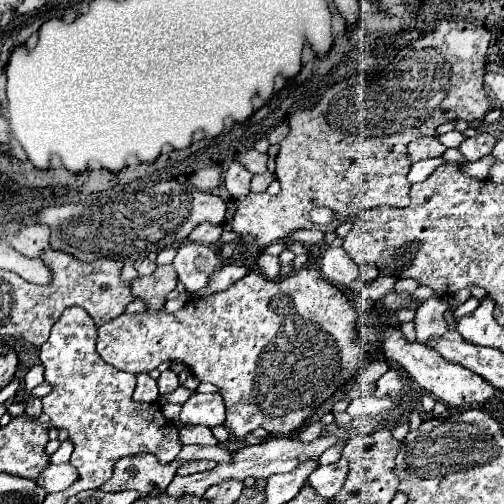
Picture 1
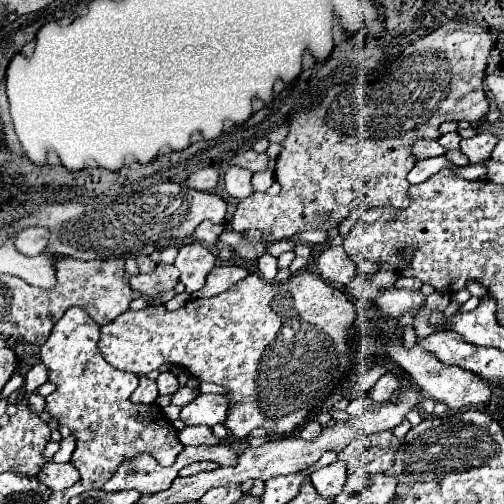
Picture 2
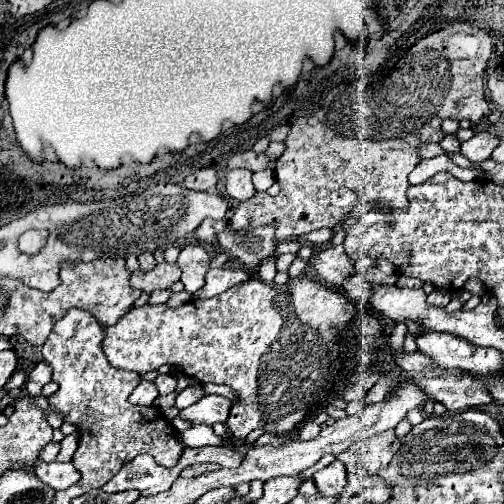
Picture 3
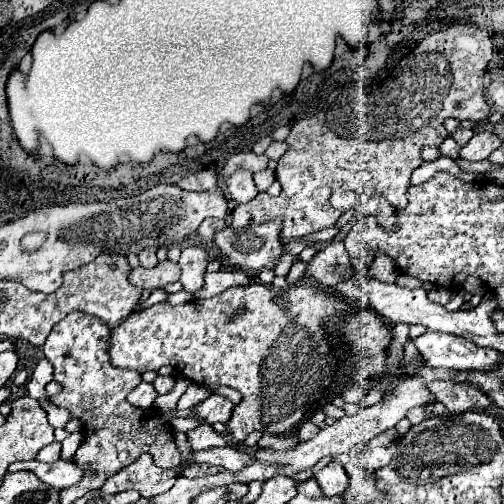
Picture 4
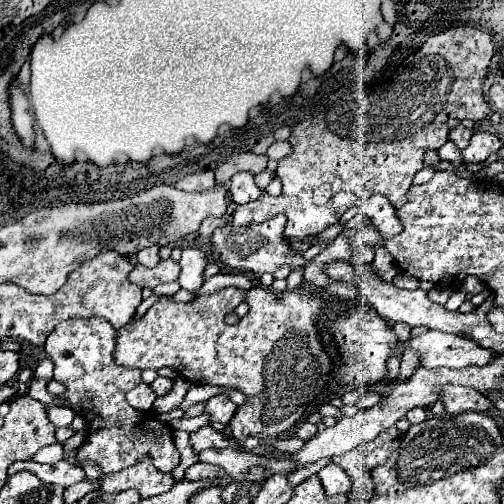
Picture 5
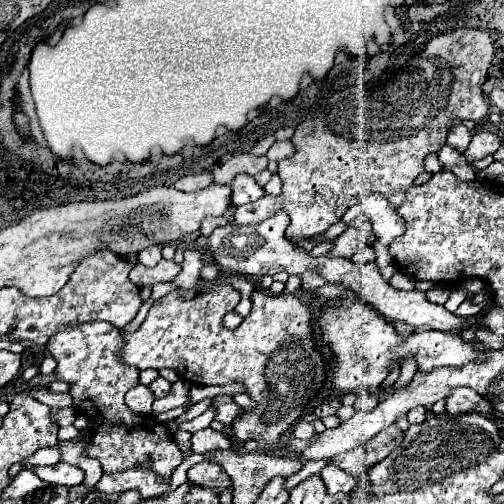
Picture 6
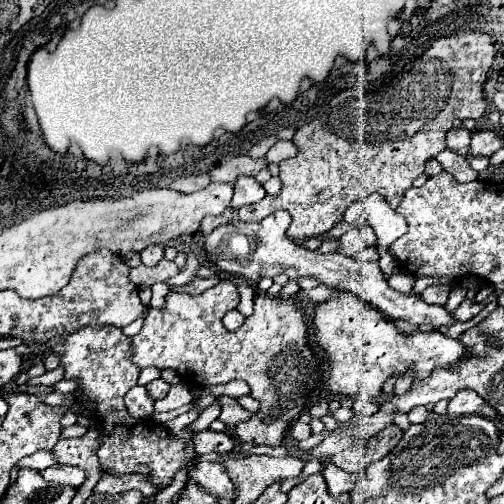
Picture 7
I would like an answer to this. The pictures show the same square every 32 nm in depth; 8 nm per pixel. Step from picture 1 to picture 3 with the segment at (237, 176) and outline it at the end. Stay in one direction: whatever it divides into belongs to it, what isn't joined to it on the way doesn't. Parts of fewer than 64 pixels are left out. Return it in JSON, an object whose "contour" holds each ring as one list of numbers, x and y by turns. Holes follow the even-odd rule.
{"contour":[[234,168,234,170,228,170,226,172,226,192,244,202,248,200,250,196,254,196,254,186,252,186,252,172,250,170,242,170,242,168]]}

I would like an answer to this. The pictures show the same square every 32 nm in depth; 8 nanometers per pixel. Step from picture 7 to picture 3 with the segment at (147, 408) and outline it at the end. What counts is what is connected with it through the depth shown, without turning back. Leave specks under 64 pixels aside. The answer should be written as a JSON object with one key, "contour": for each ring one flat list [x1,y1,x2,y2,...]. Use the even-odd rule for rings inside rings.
{"contour":[[140,380,140,384,136,386,136,390,130,394,130,402,132,404,142,404,142,406,150,406,158,396,158,390,154,386,154,382,148,380]]}

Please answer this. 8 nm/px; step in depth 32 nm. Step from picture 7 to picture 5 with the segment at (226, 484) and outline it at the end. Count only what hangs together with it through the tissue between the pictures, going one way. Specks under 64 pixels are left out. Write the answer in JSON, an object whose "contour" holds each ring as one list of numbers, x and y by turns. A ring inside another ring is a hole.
{"contour":[[196,462,194,466,190,466,188,470,186,470,186,478,188,480,200,480,200,478,214,478,214,476,224,476,226,472,222,470,222,468,216,468,214,464,200,464,200,462]]}

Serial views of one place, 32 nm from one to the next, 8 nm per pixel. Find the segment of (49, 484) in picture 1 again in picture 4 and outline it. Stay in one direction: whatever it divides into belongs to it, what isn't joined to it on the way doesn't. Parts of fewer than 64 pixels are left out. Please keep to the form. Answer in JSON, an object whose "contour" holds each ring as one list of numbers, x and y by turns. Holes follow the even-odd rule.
{"contour":[[38,460,19,461,11,464,8,468,9,472,21,470,32,470,42,482,50,484,56,490,70,488,72,484,82,480,82,470,74,462,64,462,64,460,58,460,52,464,44,464]]}

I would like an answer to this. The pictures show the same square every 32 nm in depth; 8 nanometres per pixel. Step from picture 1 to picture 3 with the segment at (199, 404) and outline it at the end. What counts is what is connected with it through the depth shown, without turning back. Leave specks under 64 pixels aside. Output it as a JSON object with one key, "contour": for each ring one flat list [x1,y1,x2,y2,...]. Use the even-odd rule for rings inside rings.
{"contour":[[210,394,210,396,202,396,192,406,180,410,180,418,188,420,192,424,208,424,208,426,212,426,216,422,224,424,228,418,230,406,232,406,232,402,228,398]]}

